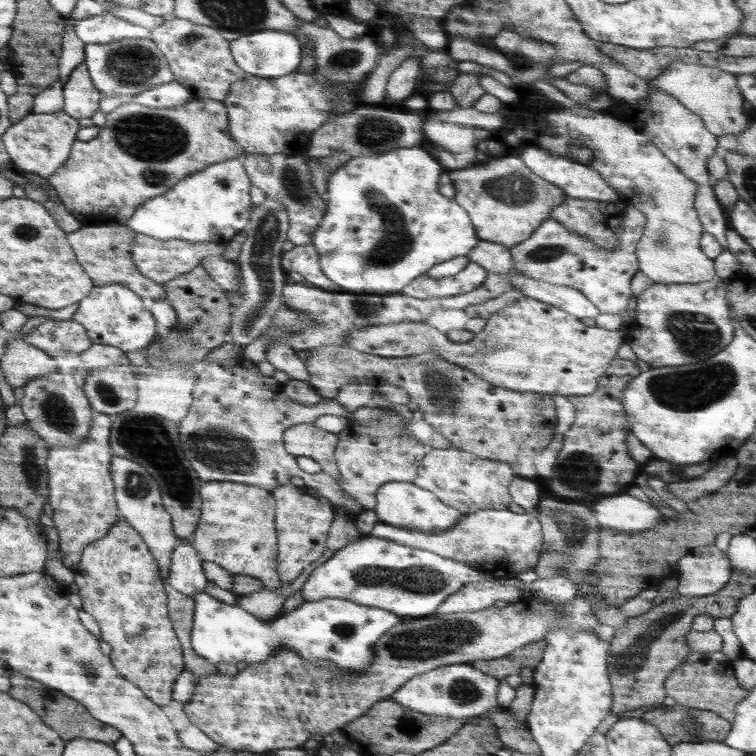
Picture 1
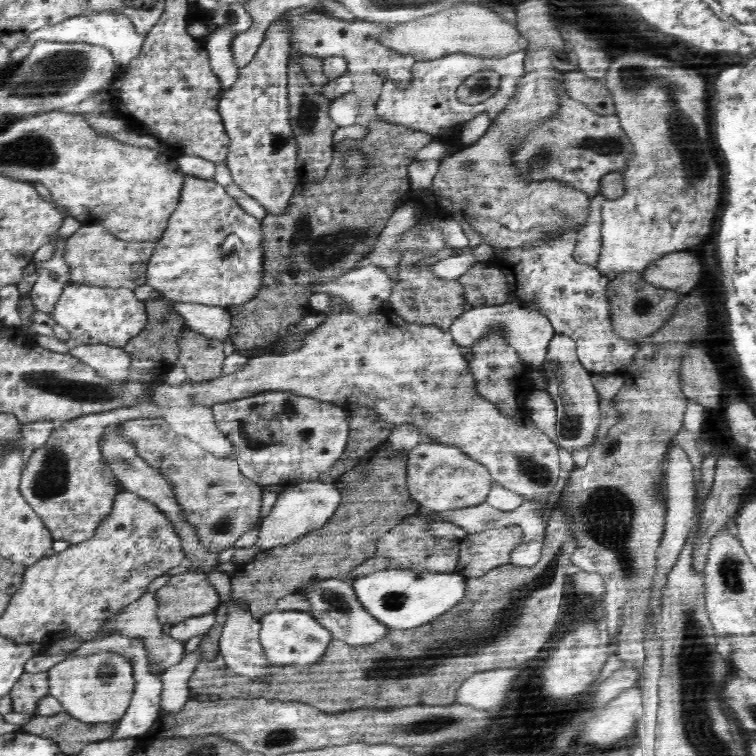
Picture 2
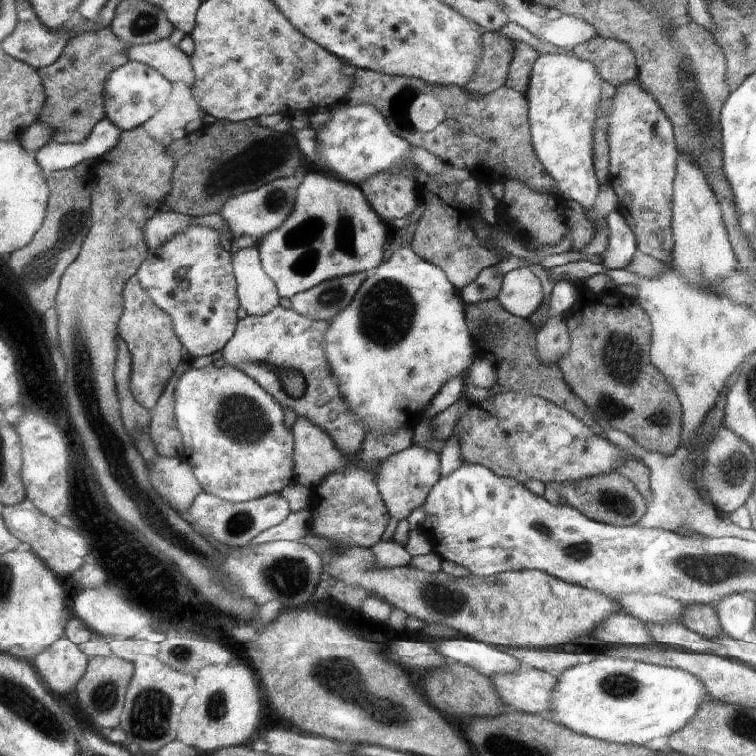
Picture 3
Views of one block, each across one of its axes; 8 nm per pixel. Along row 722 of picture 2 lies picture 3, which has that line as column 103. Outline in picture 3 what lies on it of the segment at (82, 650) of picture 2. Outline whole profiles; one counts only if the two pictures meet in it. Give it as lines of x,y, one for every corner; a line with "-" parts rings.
104,118
80,143
47,142
33,155
45,174
76,167
79,163
98,160
117,145
121,130

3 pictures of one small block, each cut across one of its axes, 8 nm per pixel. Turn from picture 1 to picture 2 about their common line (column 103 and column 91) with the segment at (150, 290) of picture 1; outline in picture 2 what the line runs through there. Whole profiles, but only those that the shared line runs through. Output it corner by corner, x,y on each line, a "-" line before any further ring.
99,223
82,225
65,242
64,260
69,266
71,281
104,288
130,290
147,284
146,265
156,248
153,242
130,242
116,238

